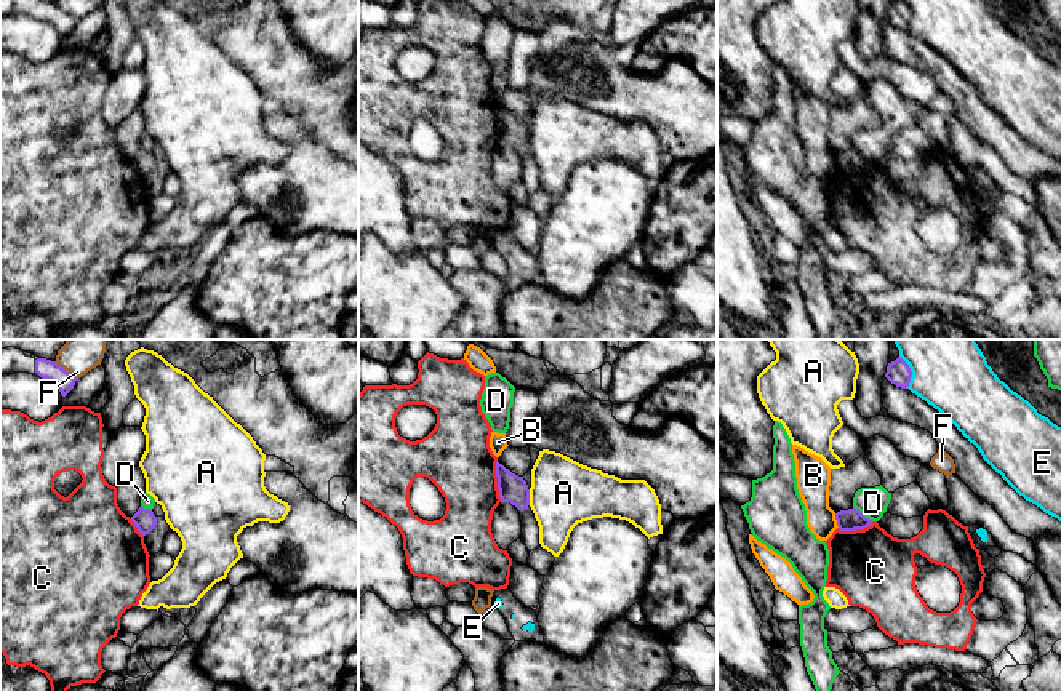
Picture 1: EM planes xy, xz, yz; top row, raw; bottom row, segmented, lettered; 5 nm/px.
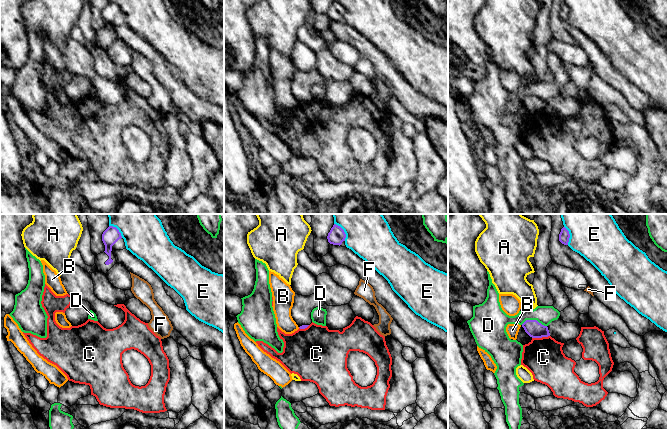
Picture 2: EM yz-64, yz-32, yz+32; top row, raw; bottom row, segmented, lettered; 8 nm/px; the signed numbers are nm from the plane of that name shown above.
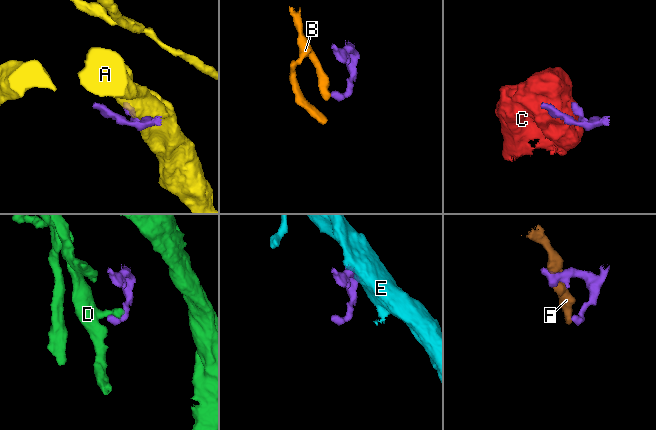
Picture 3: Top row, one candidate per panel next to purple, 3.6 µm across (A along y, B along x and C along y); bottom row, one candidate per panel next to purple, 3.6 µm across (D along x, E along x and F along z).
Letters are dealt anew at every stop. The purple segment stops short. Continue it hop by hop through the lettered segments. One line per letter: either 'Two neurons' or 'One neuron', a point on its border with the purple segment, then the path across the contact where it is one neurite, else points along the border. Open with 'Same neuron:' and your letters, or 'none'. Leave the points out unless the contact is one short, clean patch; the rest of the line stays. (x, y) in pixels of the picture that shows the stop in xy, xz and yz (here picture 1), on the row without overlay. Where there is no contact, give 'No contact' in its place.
Same neuron: none
A: Two neurons. Touches purple at xz (528, 139)
B: Two neurons. Touches purple at yz (836, 160). Boundary: yz (834, 155), (839, 168)
C: Two neurons. Touches purple at xz (498, 123)
D: Two neurons. Touches purple at yz (861, 155). Boundary: yz (853, 147), (872, 162)
E: Two neurons. Touches purple at yz (911, 15)
F: Two neurons. Touches purple at xy (64, 11). Boundary: xy (55, 3), (77, 19)

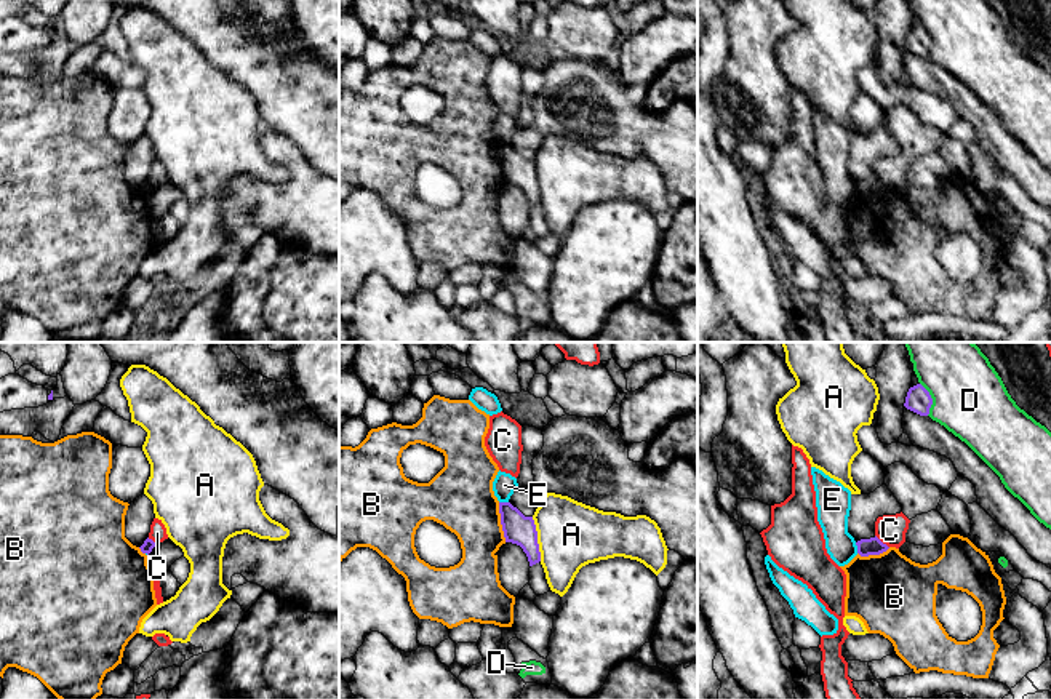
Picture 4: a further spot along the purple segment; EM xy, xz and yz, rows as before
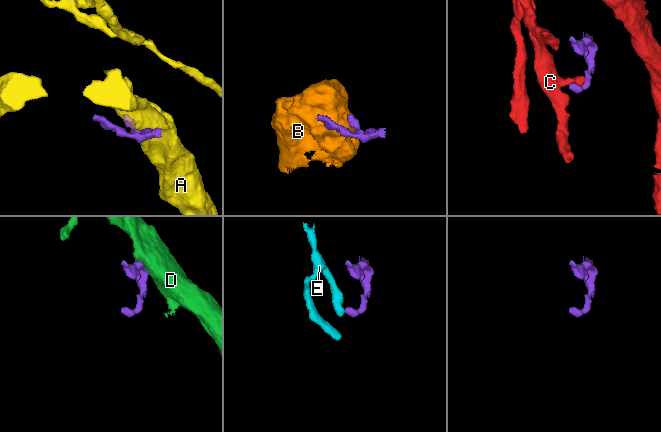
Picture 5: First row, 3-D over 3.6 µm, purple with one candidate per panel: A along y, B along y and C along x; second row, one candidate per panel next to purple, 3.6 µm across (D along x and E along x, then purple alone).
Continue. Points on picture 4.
Same neuron: none
A: Two neurons. Touches purple at xz (536, 181)
B: Two neurons. Touches purple at xz (501, 163)
C: Two neurons. Touches purple at yz (880, 183). Boundary: yz (875, 176), (888, 189)
D: Two neurons. Touches purple at yz (931, 40)
E: Two neurons. Touches purple at yz (858, 189). Boundary: yz (855, 184), (858, 194)

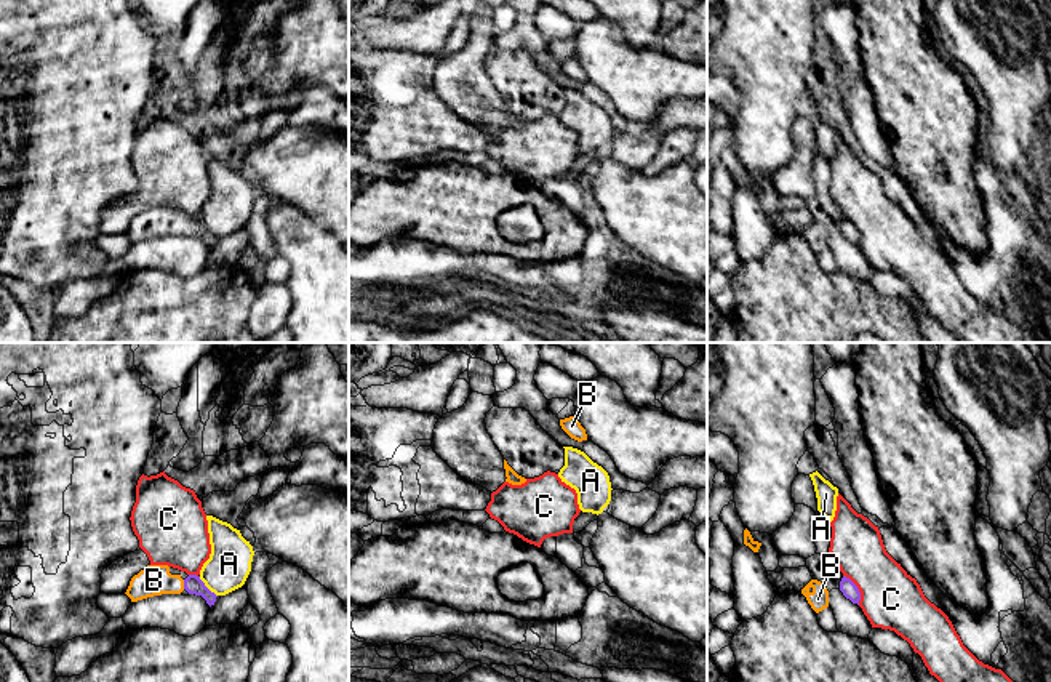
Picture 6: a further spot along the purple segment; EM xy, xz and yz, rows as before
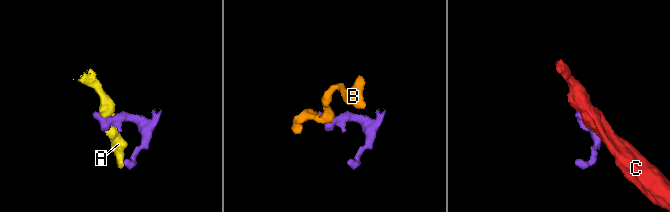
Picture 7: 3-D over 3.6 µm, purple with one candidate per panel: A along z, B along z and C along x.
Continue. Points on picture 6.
Same neuron: B
A: Two neurons. Touches purple at xy (205, 228). Boundary: xy (199, 218), (216, 237)
B: One neuron. Touches purple at xy (184, 226). Path across: xy (192, 224), (184, 226), (154, 221)
C: Two neurons. Touches purple at yz (858, 231). Boundary: yz (843, 216), (856, 228), (859, 245)

